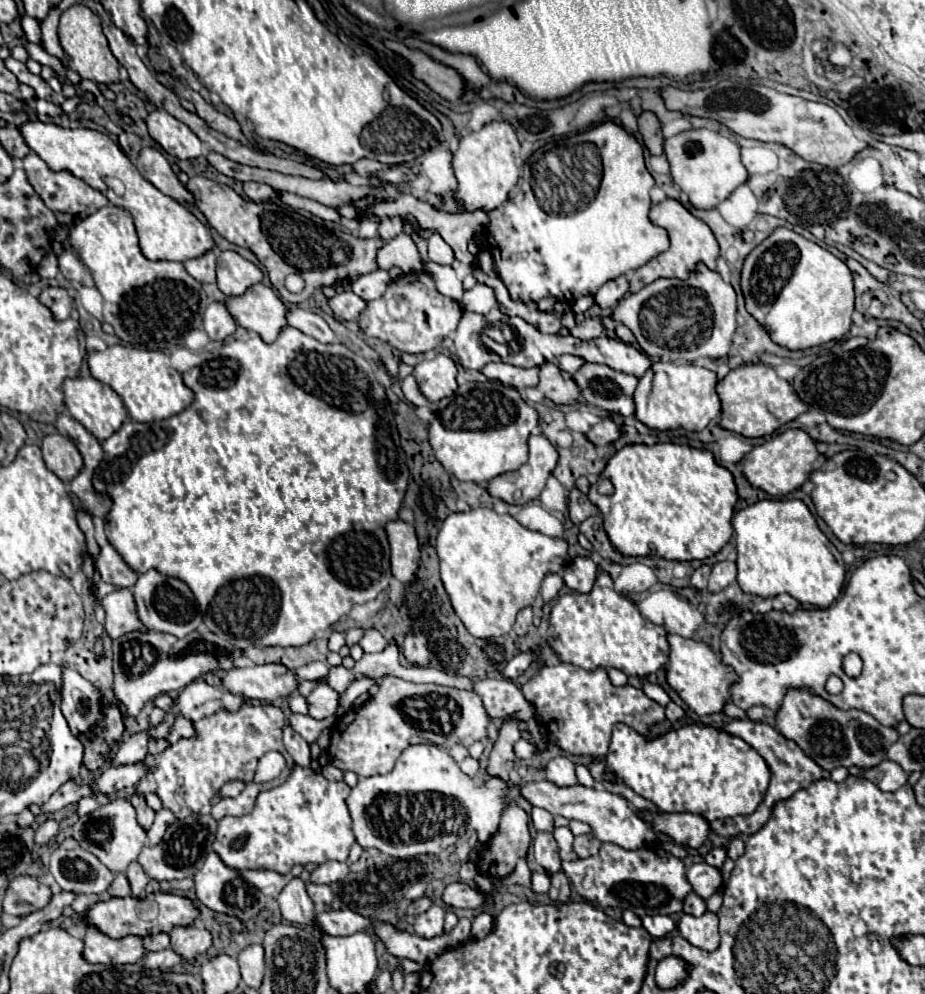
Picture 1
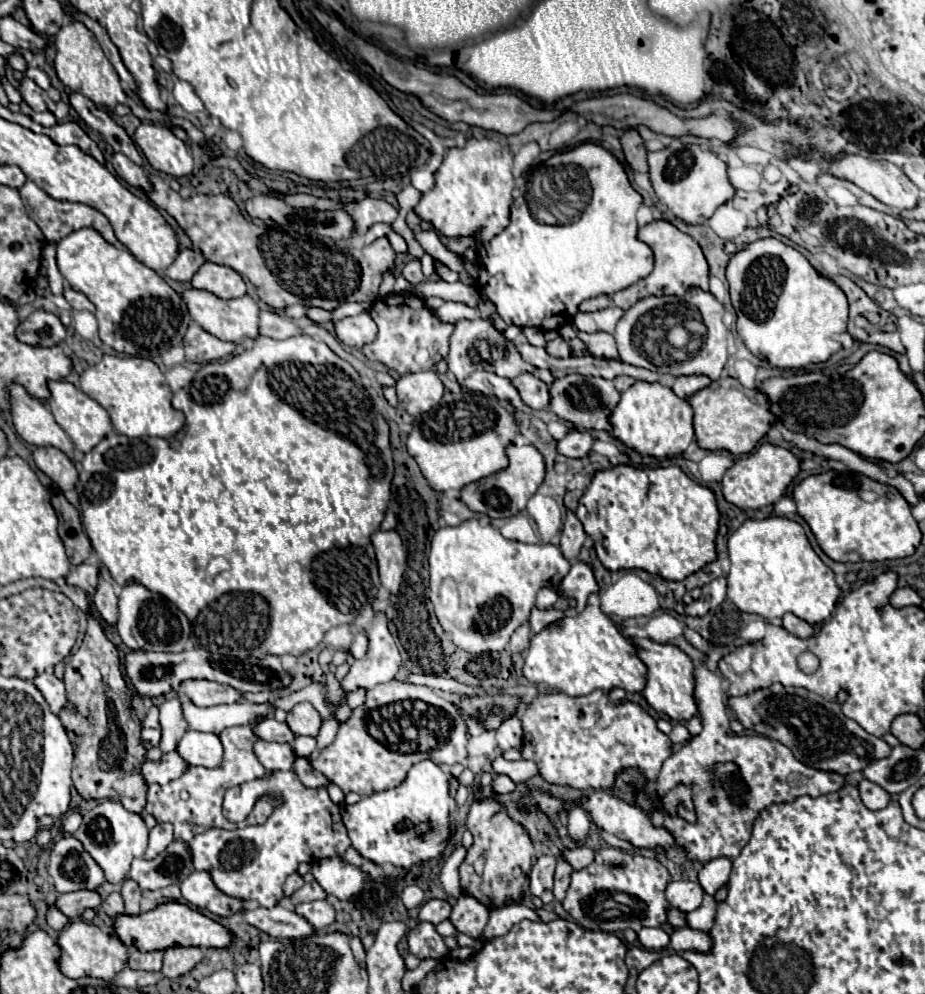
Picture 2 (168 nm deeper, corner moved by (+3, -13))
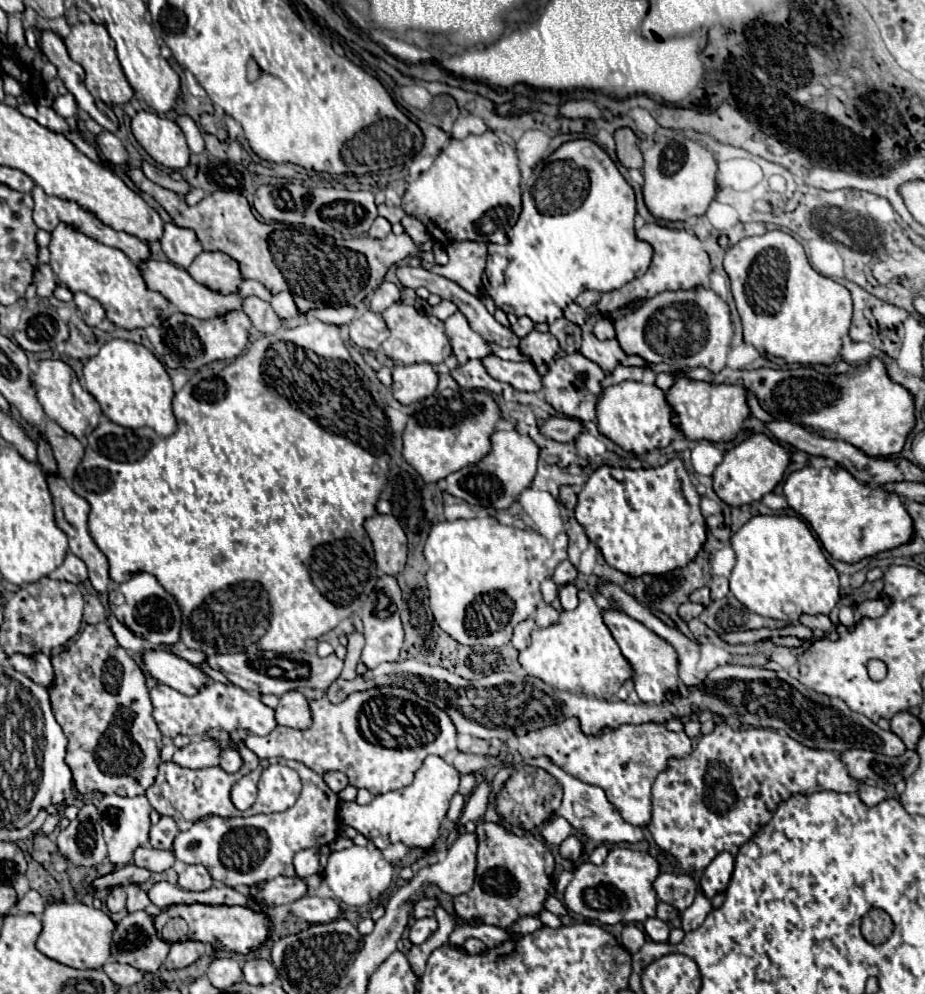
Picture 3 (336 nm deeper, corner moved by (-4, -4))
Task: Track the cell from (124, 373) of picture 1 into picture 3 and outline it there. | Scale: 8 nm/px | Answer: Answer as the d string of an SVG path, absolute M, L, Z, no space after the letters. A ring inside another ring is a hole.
M125 339L107 341L99 353L85 363L83 377L87 391L97 399L103 415L113 423L129 429L151 427L161 437L175 433L177 421L171 409L171 379L165 365L143 345Z

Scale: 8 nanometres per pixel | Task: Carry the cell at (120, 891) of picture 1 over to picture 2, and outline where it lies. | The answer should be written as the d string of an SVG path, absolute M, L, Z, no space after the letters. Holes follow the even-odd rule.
M112 892L108 898L102 900L102 910L108 914L108 916L118 916L124 912L124 900L122 900L122 894L120 892Z

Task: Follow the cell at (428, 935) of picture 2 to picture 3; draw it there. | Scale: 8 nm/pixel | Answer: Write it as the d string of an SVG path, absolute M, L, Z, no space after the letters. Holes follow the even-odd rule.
M425 917L425 919L419 919L411 925L411 933L409 933L409 939L413 945L419 945L423 943L431 933L435 933L437 929L437 919L435 917Z

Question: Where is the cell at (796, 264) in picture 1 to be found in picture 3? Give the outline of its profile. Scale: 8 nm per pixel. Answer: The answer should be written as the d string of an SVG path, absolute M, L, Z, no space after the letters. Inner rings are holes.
M769 231L769 233L761 235L761 237L745 237L745 239L741 239L737 245L731 245L731 247L727 249L723 265L725 265L725 271L727 271L729 279L731 279L733 299L735 299L735 305L737 305L741 323L743 323L743 341L745 341L745 345L755 347L763 357L779 357L779 359L783 359L783 361L789 363L789 365L793 365L793 363L797 363L797 365L817 365L817 363L819 363L819 365L831 365L831 363L835 363L835 359L837 359L837 355L839 355L839 351L841 351L841 341L843 341L843 337L847 335L849 325L851 325L851 313L853 313L851 294L849 289L845 289L843 285L835 283L833 279L827 279L827 277L819 275L819 273L809 265L807 257L805 257L805 251L803 251L803 247L801 247L801 243L799 243L797 239L793 239L791 235L787 235L787 233L783 233L783 231Z

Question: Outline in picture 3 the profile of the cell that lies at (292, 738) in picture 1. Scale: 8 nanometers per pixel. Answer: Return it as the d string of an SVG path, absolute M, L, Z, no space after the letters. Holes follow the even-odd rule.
M333 771L333 773L325 773L323 775L323 779L325 779L325 783L335 791L335 793L341 793L347 785L349 785L349 781L347 781L347 775L345 773L339 773L339 771Z

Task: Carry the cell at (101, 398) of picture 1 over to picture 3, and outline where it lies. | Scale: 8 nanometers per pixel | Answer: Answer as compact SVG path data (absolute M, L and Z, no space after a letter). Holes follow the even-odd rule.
M55 359L37 361L37 369L31 371L31 385L35 389L37 401L41 403L45 415L57 421L65 431L69 431L77 439L81 439L83 435L89 435L97 427L101 419L101 407L97 399L93 399L93 395L89 395L89 391L81 387L75 371L67 363L55 361Z

